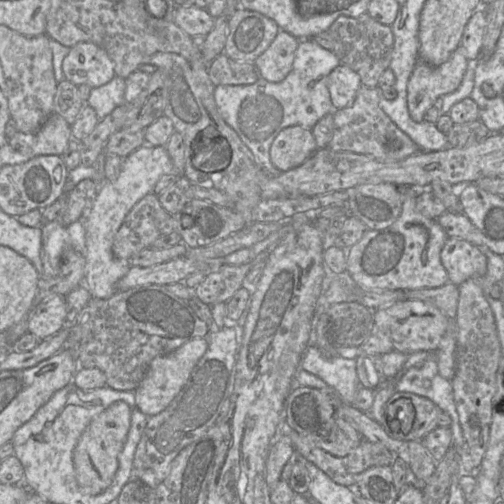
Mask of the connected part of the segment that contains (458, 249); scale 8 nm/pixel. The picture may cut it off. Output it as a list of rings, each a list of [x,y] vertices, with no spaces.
[[[448,237],[440,254],[449,282],[460,286],[469,278],[482,279],[487,271],[487,256],[466,240]]]

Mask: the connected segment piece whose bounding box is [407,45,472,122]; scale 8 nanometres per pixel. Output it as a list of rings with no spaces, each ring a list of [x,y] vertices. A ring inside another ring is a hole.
[[[460,45],[449,60],[439,66],[431,66],[419,59],[407,88],[407,106],[412,120],[423,121],[426,111],[440,97],[454,92],[470,63]]]

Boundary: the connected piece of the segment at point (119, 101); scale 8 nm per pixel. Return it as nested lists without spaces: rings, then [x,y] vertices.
[[[115,75],[107,84],[91,89],[87,103],[94,109],[99,120],[104,119],[115,108],[126,103],[125,88],[125,78]]]

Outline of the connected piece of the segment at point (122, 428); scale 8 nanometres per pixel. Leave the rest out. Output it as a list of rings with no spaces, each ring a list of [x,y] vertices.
[[[116,401],[97,415],[82,433],[73,451],[73,464],[77,483],[83,493],[98,495],[114,481],[130,422],[131,408],[123,401]]]

